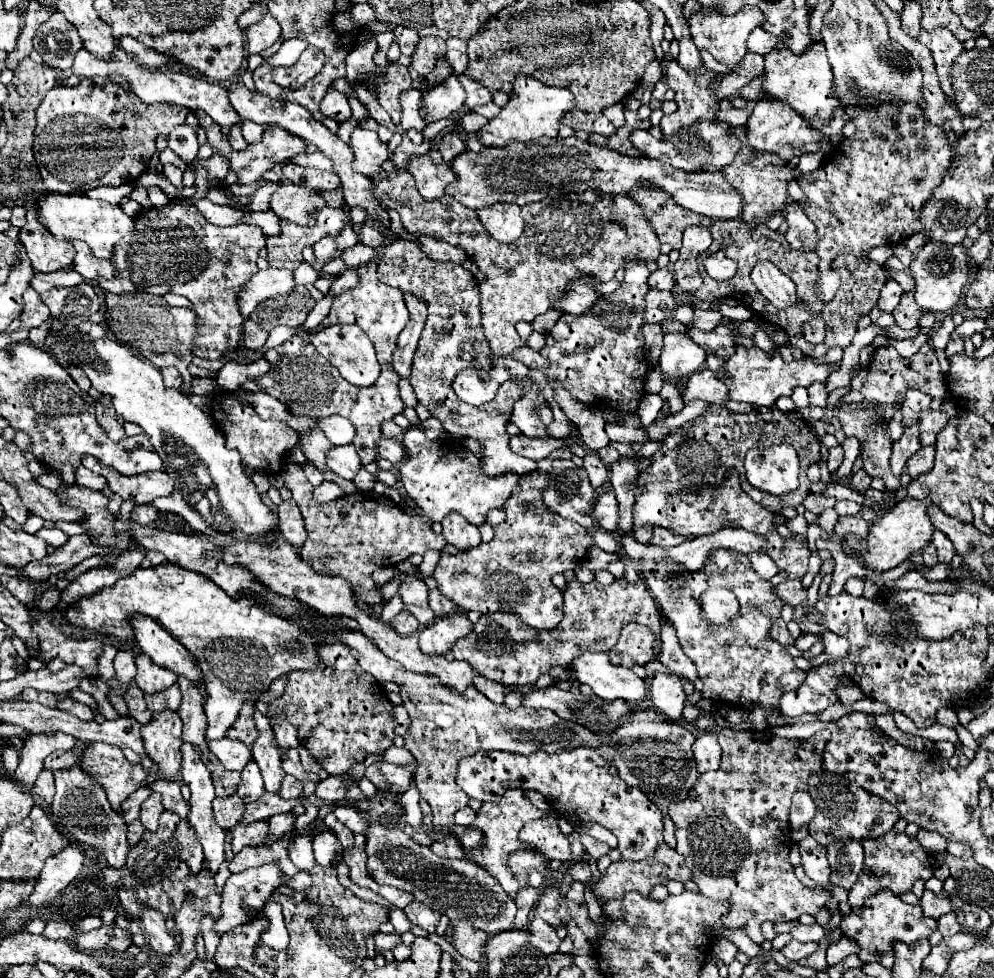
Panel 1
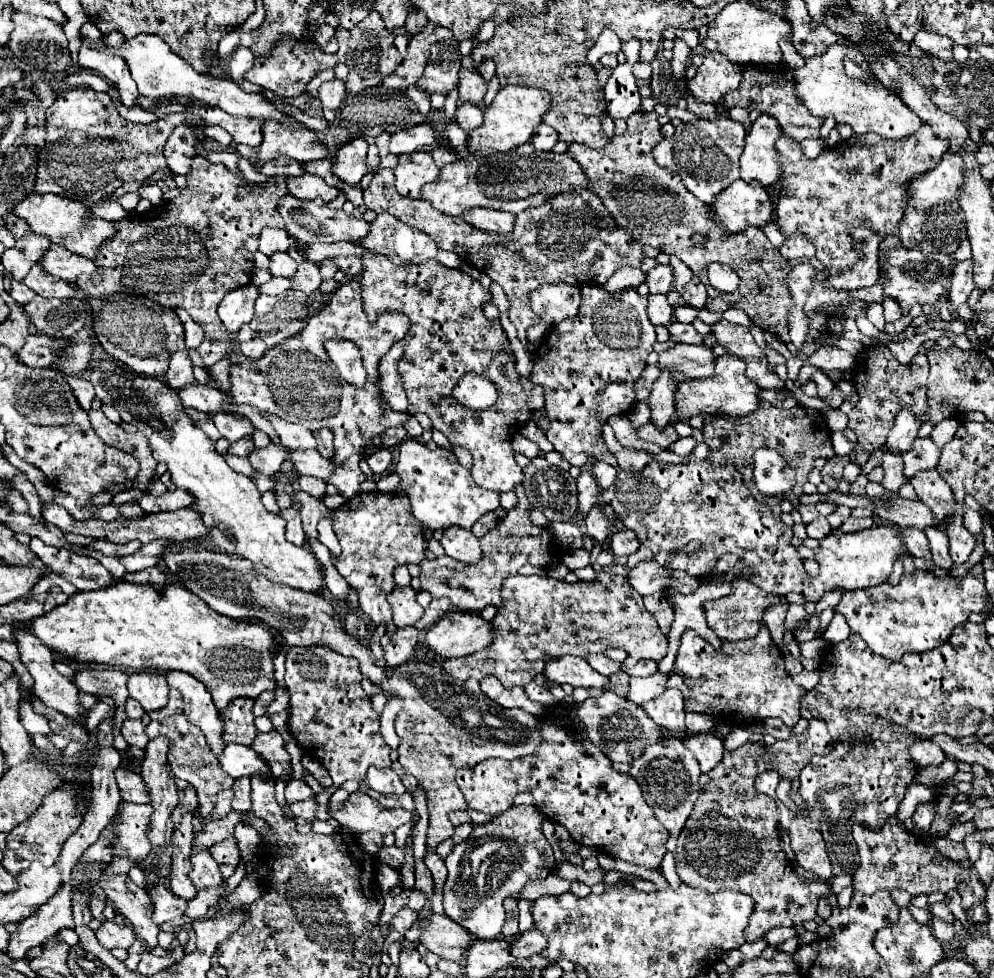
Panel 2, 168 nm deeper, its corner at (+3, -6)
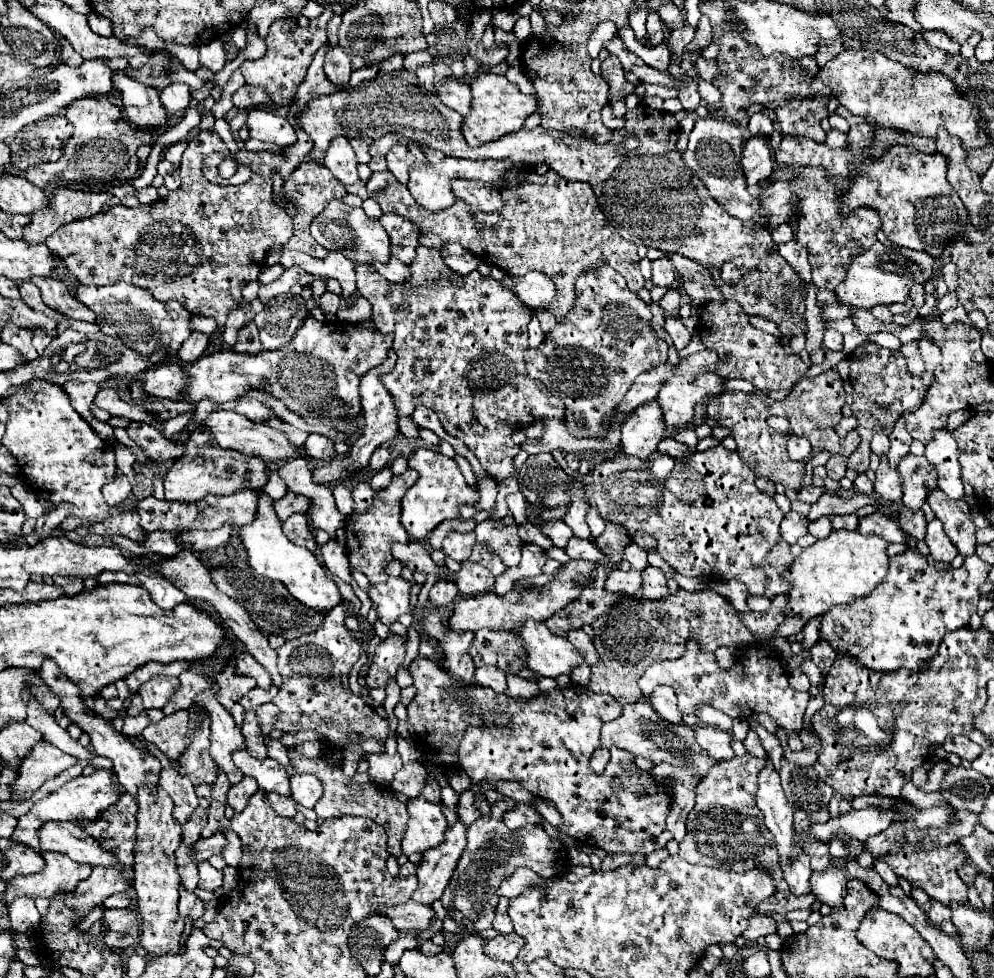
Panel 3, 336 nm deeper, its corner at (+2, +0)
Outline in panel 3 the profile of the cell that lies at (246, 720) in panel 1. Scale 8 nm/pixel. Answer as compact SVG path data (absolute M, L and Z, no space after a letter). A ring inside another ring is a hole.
M225 666L221 672L215 674L215 684L217 684L217 700L223 704L223 708L235 718L235 722L241 726L245 718L245 710L239 704L239 698L247 694L253 686L255 680L251 676L241 676L233 666Z

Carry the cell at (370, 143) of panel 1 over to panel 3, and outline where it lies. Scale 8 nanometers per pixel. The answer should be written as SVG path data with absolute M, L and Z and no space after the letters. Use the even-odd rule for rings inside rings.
M337 136L331 146L327 148L323 164L331 170L331 174L341 182L341 184L355 184L359 180L357 176L357 158L355 152L345 136Z

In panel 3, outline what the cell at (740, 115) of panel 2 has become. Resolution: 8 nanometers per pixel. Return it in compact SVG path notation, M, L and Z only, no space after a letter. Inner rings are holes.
M756 113L752 115L747 127L751 136L760 134L767 137L770 136L773 132L771 119L763 113Z

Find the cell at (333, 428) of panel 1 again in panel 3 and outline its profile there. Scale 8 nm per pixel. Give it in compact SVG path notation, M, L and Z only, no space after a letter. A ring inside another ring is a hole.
M311 434L305 442L305 450L307 454L311 454L315 460L331 460L335 456L335 450L333 450L333 442L325 436L319 436L319 434Z

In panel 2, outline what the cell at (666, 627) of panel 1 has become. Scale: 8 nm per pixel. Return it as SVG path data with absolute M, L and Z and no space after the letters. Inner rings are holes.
M656 592L656 594L652 594L652 596L646 596L646 598L644 598L644 606L646 606L646 610L656 618L662 634L668 636L668 634L670 634L670 626L672 626L672 622L674 622L674 610L672 610L672 606L664 600L662 592Z

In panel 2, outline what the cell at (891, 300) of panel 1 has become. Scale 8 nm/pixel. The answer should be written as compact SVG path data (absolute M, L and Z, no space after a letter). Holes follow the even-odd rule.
M886 298L886 300L882 302L882 306L884 306L884 318L886 318L886 322L894 322L894 320L902 318L902 310L900 310L900 306L898 306L898 300Z

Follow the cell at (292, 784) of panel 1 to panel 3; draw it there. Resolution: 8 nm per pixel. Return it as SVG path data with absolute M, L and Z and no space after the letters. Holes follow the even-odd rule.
M295 774L291 776L291 796L297 804L315 808L317 800L323 796L323 784L313 774Z

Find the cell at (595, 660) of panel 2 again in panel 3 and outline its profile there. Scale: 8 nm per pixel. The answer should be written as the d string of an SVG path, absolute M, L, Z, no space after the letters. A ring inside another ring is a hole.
M571 630L571 632L567 632L567 640L575 646L577 652L583 654L585 664L595 664L595 662L599 662L599 654L595 652L591 638L589 638L583 630Z

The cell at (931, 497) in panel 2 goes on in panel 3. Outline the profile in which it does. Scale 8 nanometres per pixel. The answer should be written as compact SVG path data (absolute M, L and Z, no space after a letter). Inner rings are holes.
M939 488L931 492L929 506L937 514L937 518L943 522L945 532L949 540L955 544L961 556L975 554L975 524L971 518L971 510L963 500L951 500L945 496Z

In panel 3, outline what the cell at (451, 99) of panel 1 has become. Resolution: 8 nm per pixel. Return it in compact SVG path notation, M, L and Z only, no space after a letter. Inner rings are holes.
M385 134L383 138L375 140L375 142L371 144L371 148L369 148L371 158L375 158L375 156L385 156L385 154L391 150L391 146L395 146L397 142L399 142L399 136L395 136L395 134Z

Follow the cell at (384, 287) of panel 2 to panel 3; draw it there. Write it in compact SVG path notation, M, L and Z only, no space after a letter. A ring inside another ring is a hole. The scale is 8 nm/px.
M417 246L417 256L409 268L411 280L391 284L373 266L355 266L357 290L373 304L371 320L381 334L393 336L393 350L397 354L393 372L381 374L379 380L393 396L399 416L411 416L417 406L435 410L443 428L463 440L495 480L503 480L515 472L513 456L517 454L517 444L511 440L511 434L537 420L565 416L563 400L547 392L539 380L531 380L525 370L523 352L527 348L527 320L531 320L531 310L491 276L481 276L479 272L471 272L469 276L455 274L435 248Z

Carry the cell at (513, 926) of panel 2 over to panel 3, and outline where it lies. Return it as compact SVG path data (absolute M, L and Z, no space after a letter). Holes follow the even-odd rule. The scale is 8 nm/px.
M499 898L497 908L495 908L495 922L493 922L493 928L495 928L497 932L501 932L501 934L513 932L513 928L511 928L511 918L507 916L507 904L509 904L507 898Z

